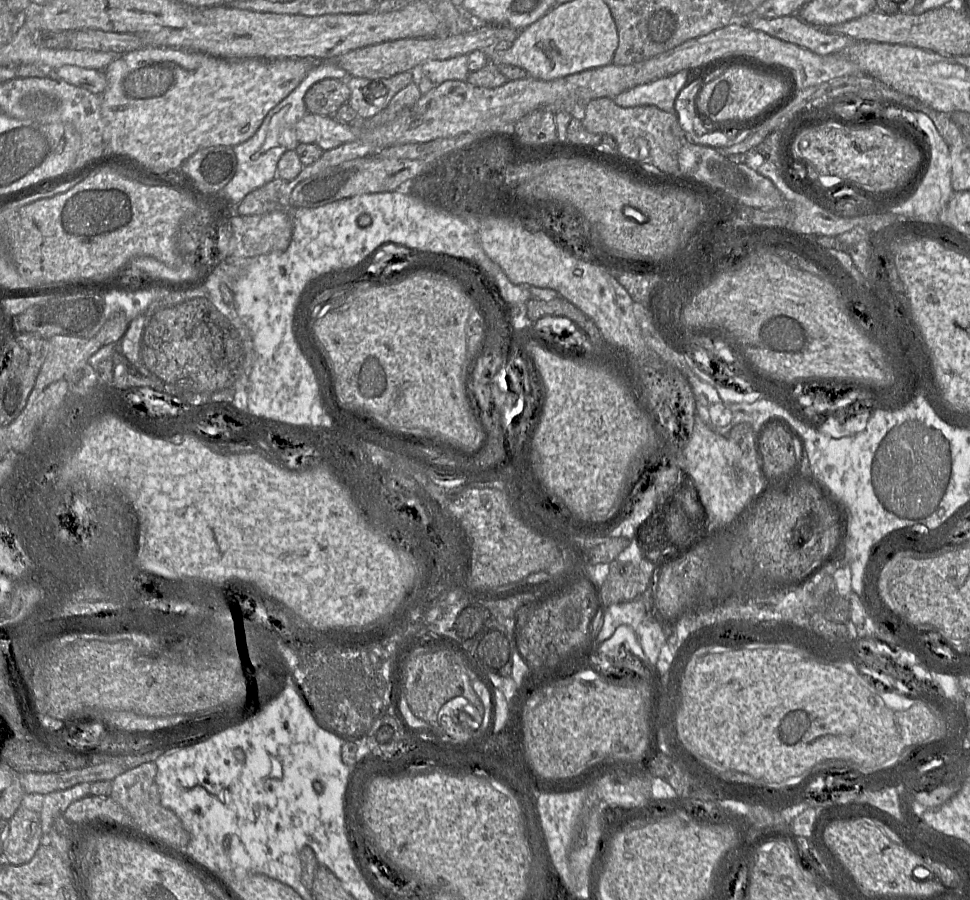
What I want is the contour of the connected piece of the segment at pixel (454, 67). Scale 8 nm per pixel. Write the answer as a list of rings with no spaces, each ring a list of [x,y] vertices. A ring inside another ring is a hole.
[[[468,55],[426,61],[419,66],[419,69],[418,73],[428,76],[435,86],[448,80],[467,80],[470,73]]]

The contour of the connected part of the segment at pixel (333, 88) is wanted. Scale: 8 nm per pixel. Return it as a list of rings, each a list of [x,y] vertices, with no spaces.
[[[326,78],[313,84],[306,92],[307,111],[322,116],[333,116],[348,102],[351,91],[344,79]]]

